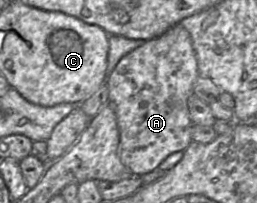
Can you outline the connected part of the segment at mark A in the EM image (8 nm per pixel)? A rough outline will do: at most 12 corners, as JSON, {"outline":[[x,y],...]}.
{"outline":[[176,24],[107,76],[133,176],[192,142],[199,76]]}

